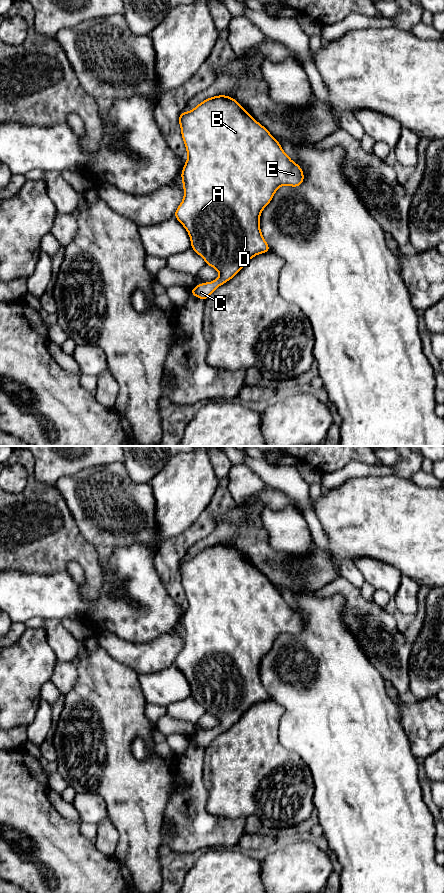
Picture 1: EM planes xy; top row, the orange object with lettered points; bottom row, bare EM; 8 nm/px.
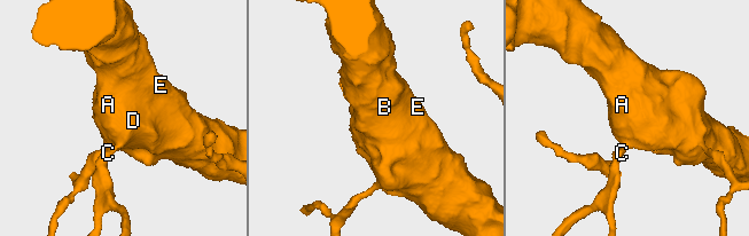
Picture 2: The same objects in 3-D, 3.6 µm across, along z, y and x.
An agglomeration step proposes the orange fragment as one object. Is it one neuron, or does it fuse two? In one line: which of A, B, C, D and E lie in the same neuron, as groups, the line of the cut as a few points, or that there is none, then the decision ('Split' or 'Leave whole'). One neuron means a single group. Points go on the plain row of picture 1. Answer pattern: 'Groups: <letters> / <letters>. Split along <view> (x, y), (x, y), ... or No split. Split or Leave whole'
Groups: A B C D E. No split. Leave whole

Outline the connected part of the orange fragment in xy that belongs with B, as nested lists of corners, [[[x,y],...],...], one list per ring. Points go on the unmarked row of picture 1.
[[[217,543],[205,547],[191,559],[181,560],[179,563],[179,573],[181,575],[181,583],[185,591],[188,607],[181,620],[184,645],[181,652],[176,657],[174,665],[187,678],[191,688],[191,696],[205,708],[207,714],[211,714],[219,720],[219,725],[215,729],[197,732],[193,738],[190,738],[191,743],[205,749],[219,734],[232,727],[254,704],[271,699],[260,677],[259,667],[262,658],[271,650],[275,640],[280,634],[288,633],[291,635],[299,635],[304,629],[304,621],[301,615],[293,610],[284,600],[276,586],[274,586],[264,574],[256,569],[233,545]]]

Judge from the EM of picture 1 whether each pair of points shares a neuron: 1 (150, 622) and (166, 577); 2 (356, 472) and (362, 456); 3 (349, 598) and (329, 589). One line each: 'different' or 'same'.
1: different
2: different
3: same

